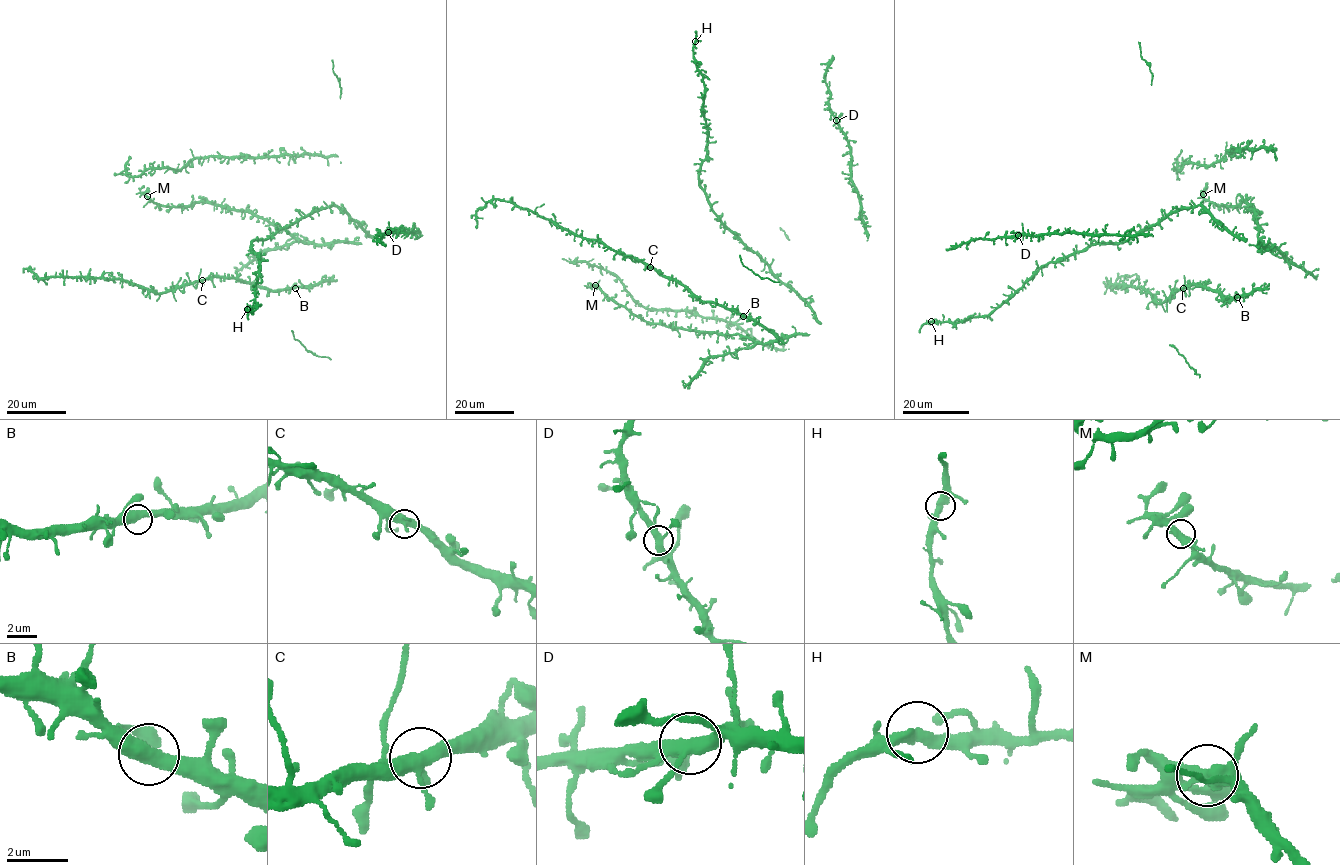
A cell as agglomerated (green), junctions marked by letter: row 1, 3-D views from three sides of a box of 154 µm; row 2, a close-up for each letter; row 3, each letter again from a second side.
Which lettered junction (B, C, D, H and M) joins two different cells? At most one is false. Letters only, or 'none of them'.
none of them

